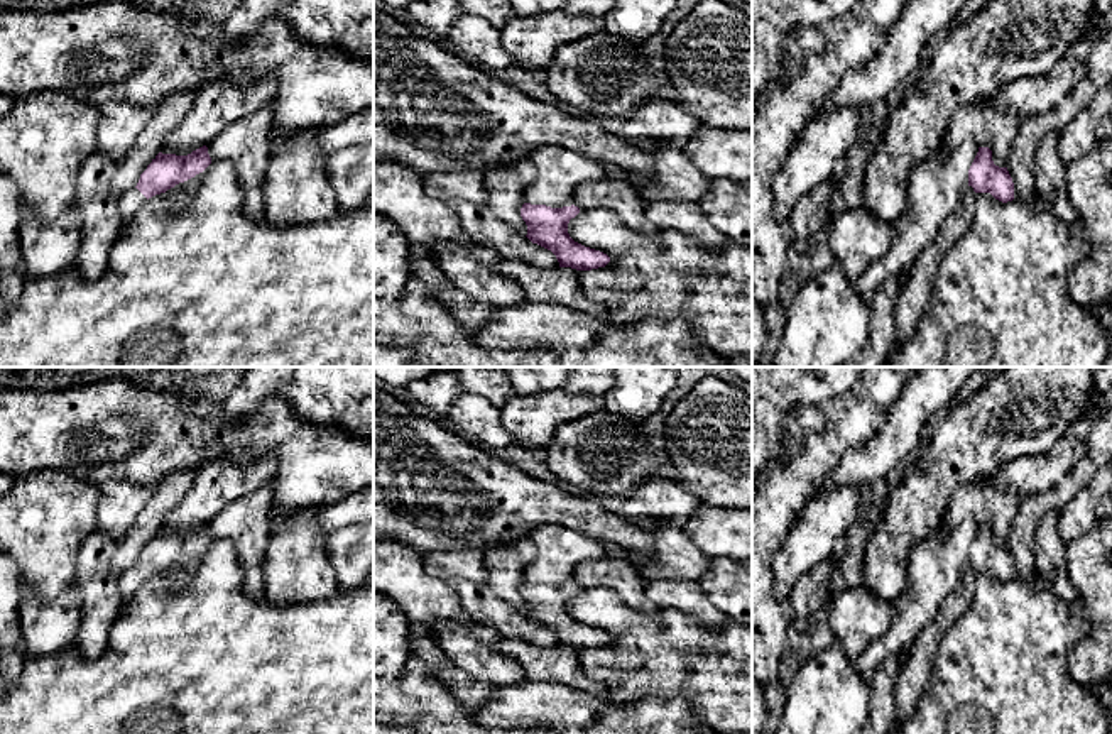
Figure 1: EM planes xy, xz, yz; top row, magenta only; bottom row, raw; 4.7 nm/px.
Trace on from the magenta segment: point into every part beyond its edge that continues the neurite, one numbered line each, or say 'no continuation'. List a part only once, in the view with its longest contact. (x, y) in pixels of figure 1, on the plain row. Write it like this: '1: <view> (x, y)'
1: xy (179, 574)

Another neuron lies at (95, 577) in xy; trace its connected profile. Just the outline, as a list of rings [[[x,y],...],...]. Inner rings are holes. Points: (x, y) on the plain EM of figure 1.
[[[93,531],[79,546],[73,587],[81,594],[81,626],[76,646],[84,660],[96,660],[110,644],[110,629],[125,602],[118,589],[122,572],[112,565],[117,543]]]

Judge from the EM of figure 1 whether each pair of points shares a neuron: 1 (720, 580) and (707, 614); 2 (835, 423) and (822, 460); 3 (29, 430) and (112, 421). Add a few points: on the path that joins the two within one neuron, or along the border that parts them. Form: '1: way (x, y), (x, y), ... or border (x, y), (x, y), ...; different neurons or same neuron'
1: border (698, 580), (707, 597), (729, 619); different neurons
2: way (834, 432), (823, 442), (822, 452); same neuron
3: way (49, 430), (92, 425); same neuron

